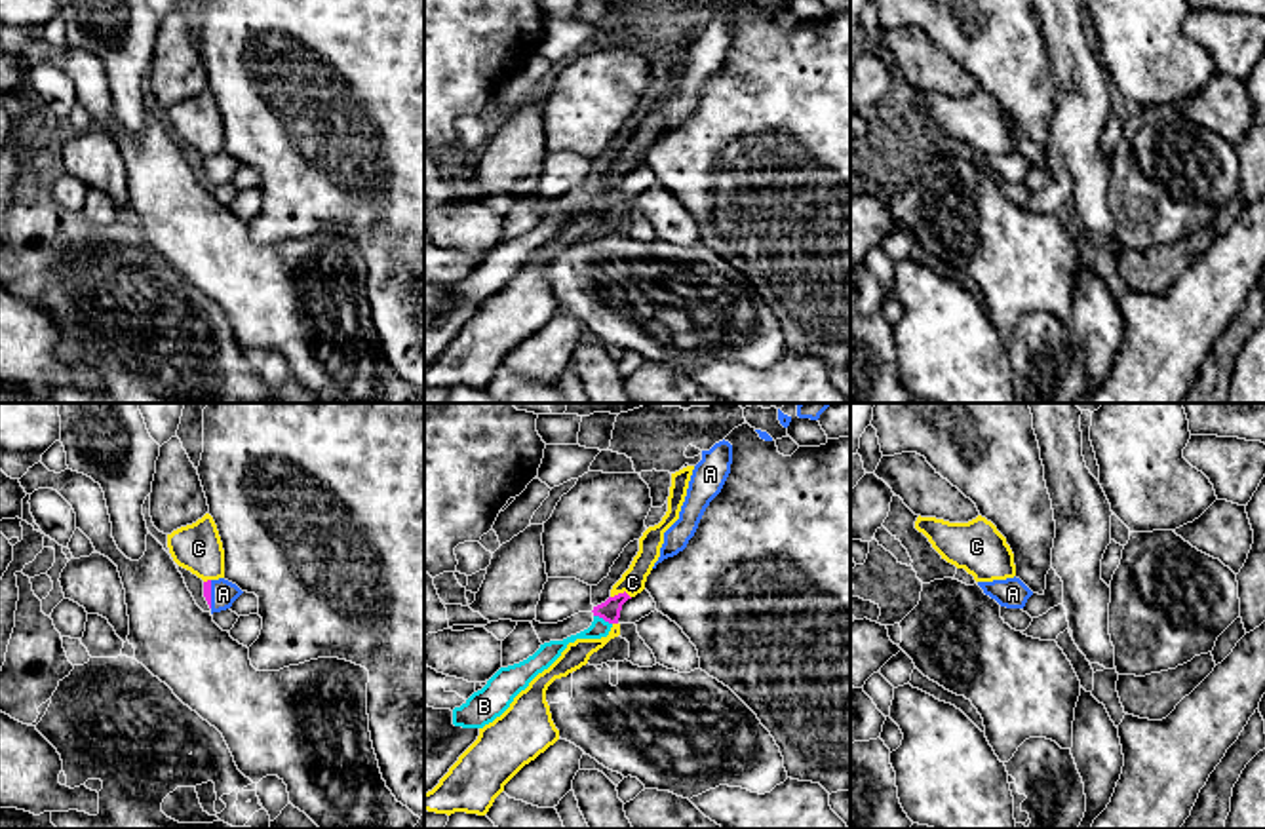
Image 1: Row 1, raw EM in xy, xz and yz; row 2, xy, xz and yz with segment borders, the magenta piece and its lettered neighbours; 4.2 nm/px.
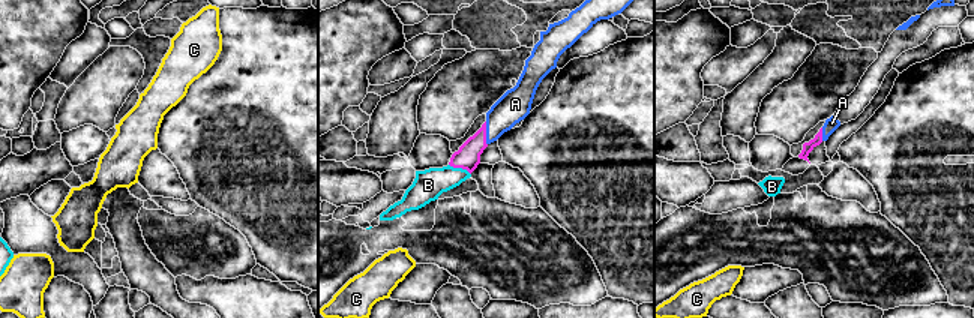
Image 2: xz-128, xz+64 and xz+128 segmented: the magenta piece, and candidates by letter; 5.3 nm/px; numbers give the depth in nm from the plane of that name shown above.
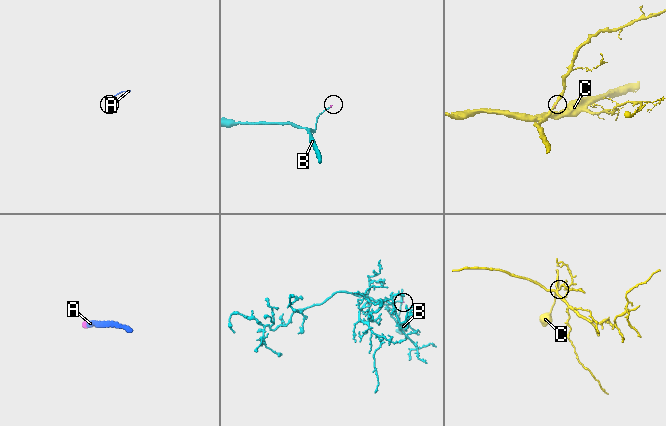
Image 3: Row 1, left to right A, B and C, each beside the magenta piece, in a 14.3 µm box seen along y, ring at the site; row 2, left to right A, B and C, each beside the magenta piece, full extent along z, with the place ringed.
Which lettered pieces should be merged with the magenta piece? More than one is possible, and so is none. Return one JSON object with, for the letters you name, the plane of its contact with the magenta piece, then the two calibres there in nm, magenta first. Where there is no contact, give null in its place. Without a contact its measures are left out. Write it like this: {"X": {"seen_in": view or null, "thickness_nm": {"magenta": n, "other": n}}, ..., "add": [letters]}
{"A": {"seen_in": "xy", "thickness_nm": {"magenta": 30, "other": 110}}, "B": {"seen_in": "xz", "thickness_nm": {"magenta": 90, "other": 80}}, "add": ["A", "B"]}

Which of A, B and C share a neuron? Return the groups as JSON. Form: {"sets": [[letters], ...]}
{"sets": [["A", "B"], ["C"]]}

